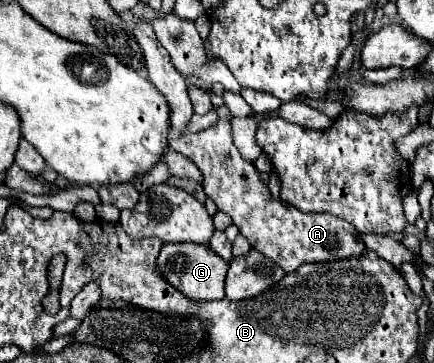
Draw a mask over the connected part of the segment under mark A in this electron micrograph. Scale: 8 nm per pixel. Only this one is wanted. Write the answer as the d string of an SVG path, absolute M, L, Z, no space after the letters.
M219 118L213 126L201 132L179 134L169 140L169 148L191 158L203 172L203 190L233 218L239 234L247 238L251 248L263 252L269 260L279 264L287 274L309 262L333 262L349 256L359 256L365 250L361 238L351 232L357 230L345 220L331 214L303 214L293 206L287 206L279 198L271 198L265 182L259 180L257 168L245 160L233 144L231 124L227 118Z

